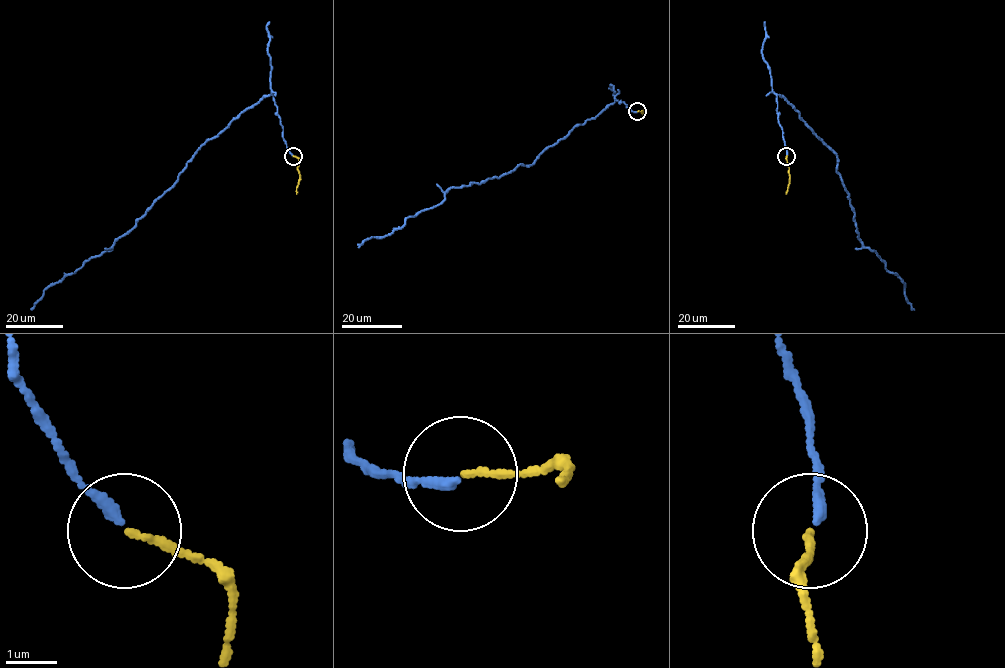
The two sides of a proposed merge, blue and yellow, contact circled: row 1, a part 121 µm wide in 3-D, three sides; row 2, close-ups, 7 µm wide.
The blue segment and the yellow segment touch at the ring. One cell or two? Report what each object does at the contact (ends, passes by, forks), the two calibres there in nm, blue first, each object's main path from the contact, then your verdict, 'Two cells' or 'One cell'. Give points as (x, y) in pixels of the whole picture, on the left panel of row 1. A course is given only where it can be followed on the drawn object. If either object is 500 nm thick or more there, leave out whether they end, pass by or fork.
At the ring blue ends. At the ring yellow ends. Thickness 220 nm (blue) against 140 nm. Course of blue: (293, 155), (283, 138), (273, 96), (264, 96), (208, 139), (177, 181), (112, 248), (52, 283), (31, 309). Course of yellow: (293, 155), (298, 159), (296, 194). One cell

